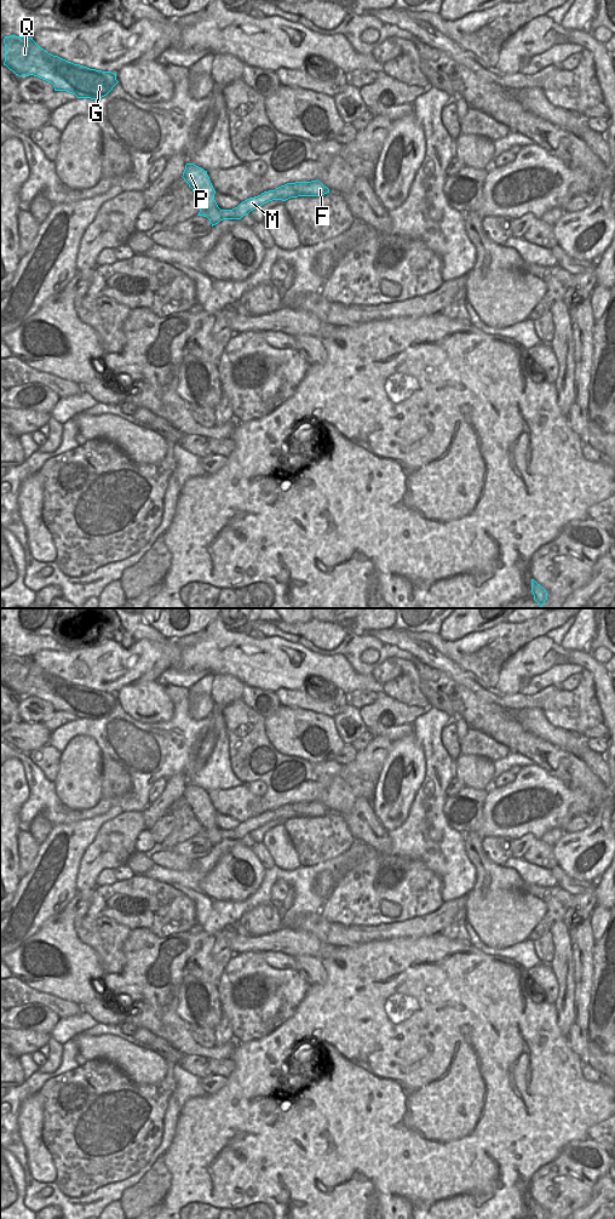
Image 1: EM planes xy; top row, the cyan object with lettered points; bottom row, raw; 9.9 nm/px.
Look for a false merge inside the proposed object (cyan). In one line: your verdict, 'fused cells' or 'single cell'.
fused cells

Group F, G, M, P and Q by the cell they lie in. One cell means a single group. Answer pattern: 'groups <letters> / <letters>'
groups F M / G P Q

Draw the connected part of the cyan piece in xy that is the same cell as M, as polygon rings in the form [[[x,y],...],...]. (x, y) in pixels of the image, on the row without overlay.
[[[318,800],[311,802],[287,803],[276,808],[275,811],[264,812],[258,817],[249,818],[232,830],[222,830],[222,841],[241,840],[251,831],[272,820],[286,822],[291,818],[298,817],[322,817],[327,813],[329,813],[329,809],[324,807]]]

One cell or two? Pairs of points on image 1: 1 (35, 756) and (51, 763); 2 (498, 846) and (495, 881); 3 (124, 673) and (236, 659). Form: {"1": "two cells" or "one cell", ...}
{"1": "one cell", "2": "two cells", "3": "one cell"}

